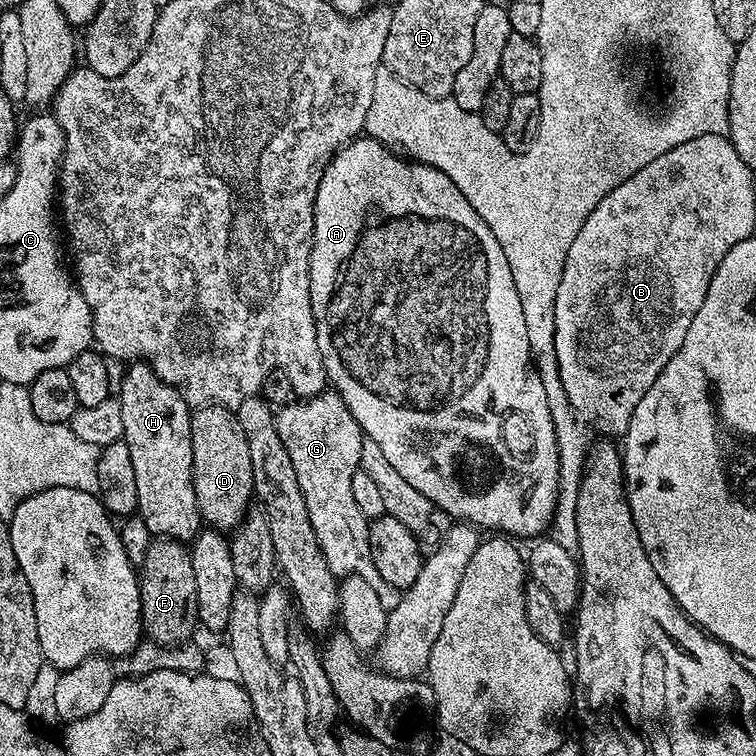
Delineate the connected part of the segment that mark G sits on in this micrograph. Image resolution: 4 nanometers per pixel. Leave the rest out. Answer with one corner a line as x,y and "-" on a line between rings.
325,390
318,396
287,404
276,412
276,425
294,462
298,484
302,486
306,508
310,510
310,522
330,570
337,578
361,576
378,594
386,611
392,612
400,601
401,589
390,586
390,582
378,574
374,558
370,558
370,521
358,510
358,502
354,502
354,478
361,471
364,458
364,429
335,390

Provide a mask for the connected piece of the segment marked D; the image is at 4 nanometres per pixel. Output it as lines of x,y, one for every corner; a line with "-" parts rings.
206,405
192,412
192,481
200,519
209,529
231,533
240,527
254,500
250,442
242,434
235,411
221,405

